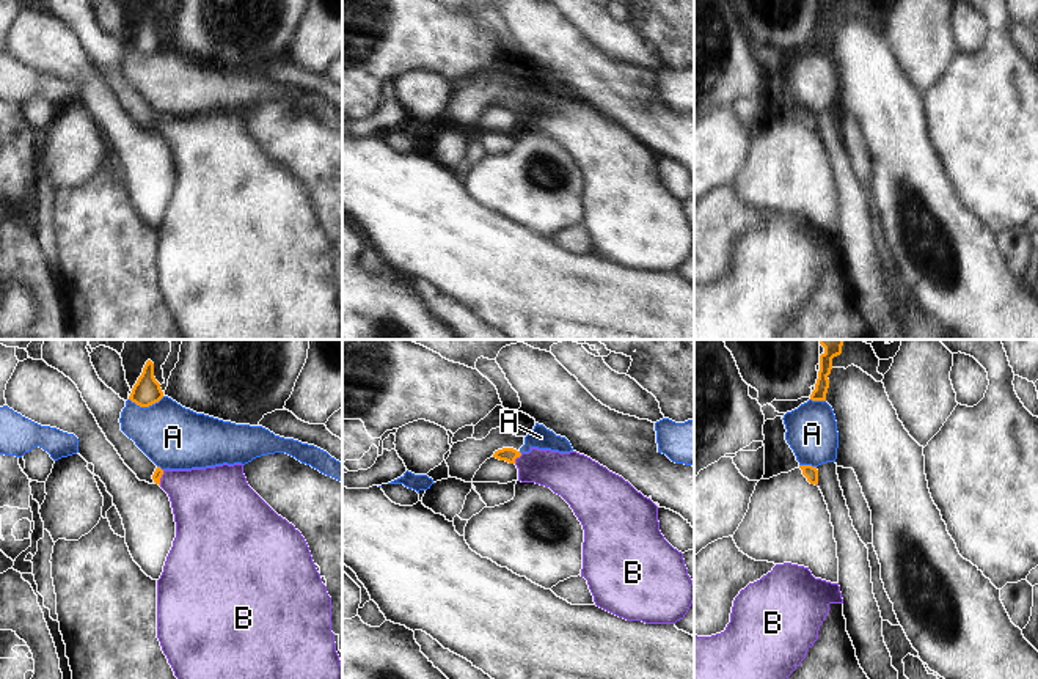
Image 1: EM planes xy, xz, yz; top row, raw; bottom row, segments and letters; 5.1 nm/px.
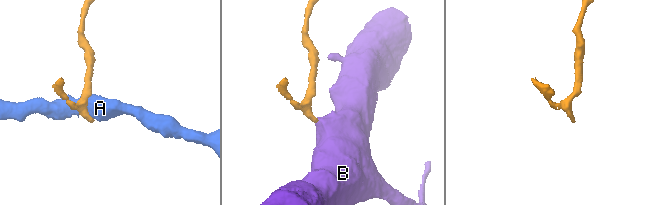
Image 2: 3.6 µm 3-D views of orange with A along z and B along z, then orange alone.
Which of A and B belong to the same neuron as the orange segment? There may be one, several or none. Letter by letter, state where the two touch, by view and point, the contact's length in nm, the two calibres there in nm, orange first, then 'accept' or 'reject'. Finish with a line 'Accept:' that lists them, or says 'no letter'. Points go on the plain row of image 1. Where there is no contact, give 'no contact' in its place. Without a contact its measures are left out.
A: xy (146, 54) | 180 nm | 140/320 nm | reject
B: xz (517, 104) | 60 nm | 80/200 nm | accept
Accept: B

